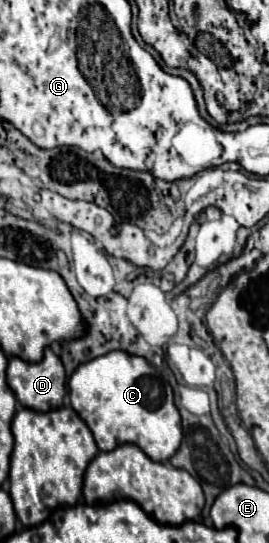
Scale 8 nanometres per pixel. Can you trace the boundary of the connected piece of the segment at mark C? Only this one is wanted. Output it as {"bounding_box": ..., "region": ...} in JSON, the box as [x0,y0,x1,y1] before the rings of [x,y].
{"bounding_box":[69,352,181,462],"region":[[[109,352],[81,364],[69,380],[69,400],[71,408],[91,428],[101,452],[115,450],[121,444],[135,444],[153,462],[165,462],[181,444],[181,416],[173,400],[173,390],[145,358]]]}

